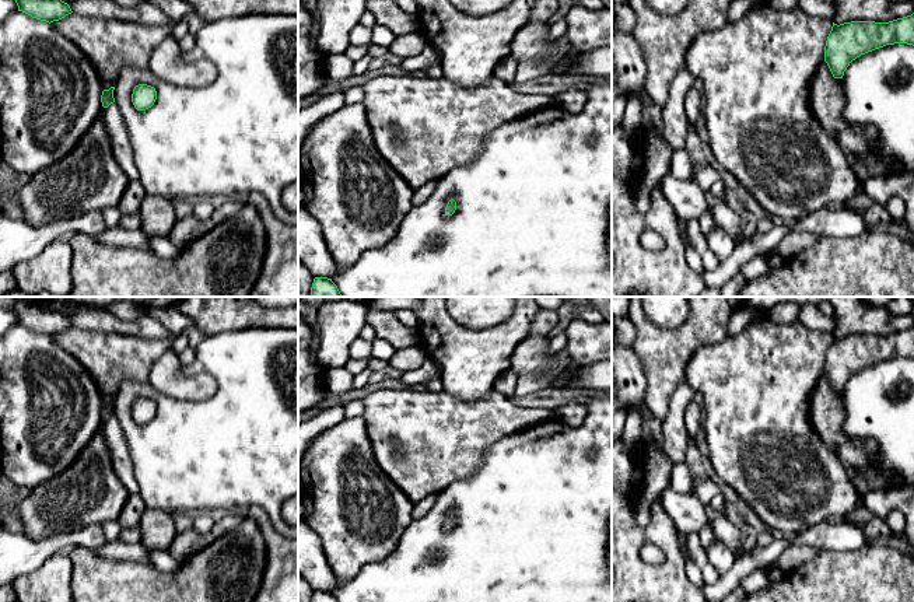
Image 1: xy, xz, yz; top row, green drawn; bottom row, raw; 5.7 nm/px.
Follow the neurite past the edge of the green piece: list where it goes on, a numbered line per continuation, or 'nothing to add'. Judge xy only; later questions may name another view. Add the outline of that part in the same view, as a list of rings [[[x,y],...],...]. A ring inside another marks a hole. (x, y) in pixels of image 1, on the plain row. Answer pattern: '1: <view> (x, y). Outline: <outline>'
1: xy (118, 448). Outline: [[[116,416],[111,417],[108,421],[102,420],[101,427],[118,479],[127,489],[129,494],[137,494],[140,487],[134,477],[133,461]]]

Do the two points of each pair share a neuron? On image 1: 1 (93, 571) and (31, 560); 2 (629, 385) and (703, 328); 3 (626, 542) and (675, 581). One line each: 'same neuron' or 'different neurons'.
1: different neurons
2: different neurons
3: same neuron

